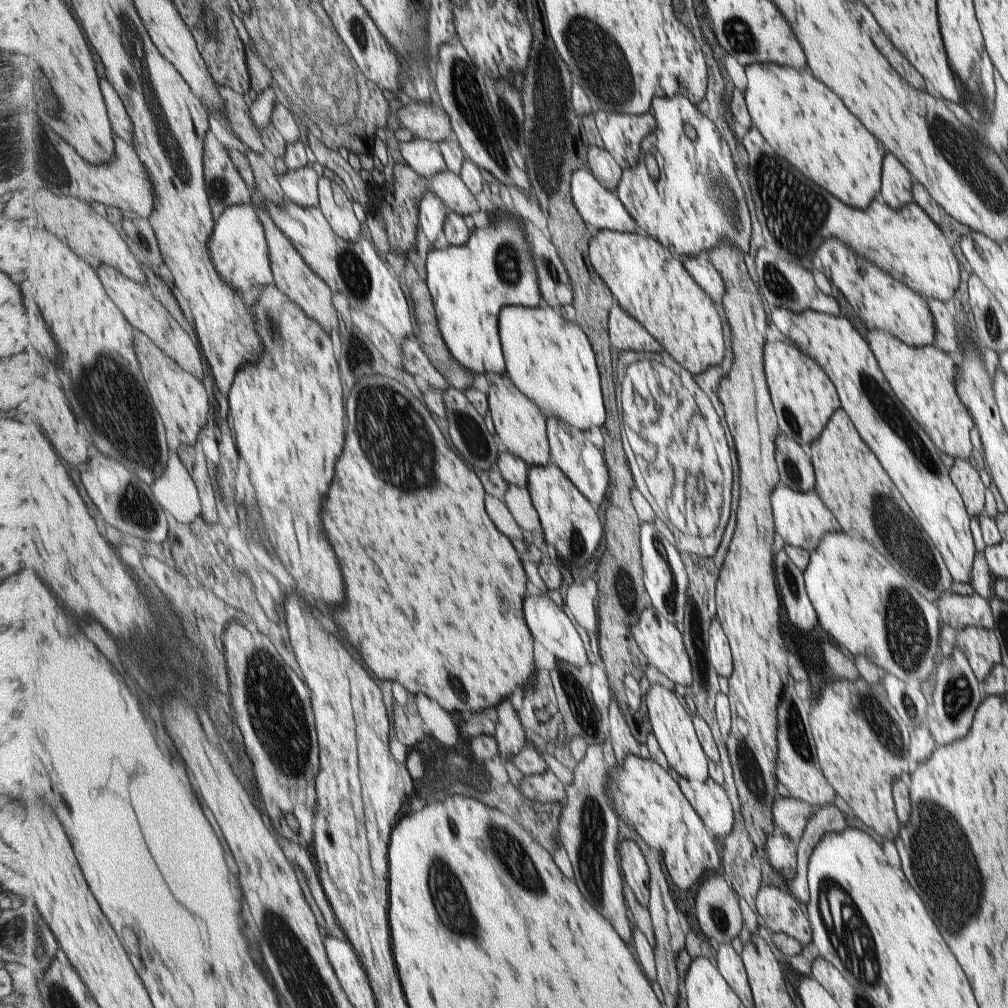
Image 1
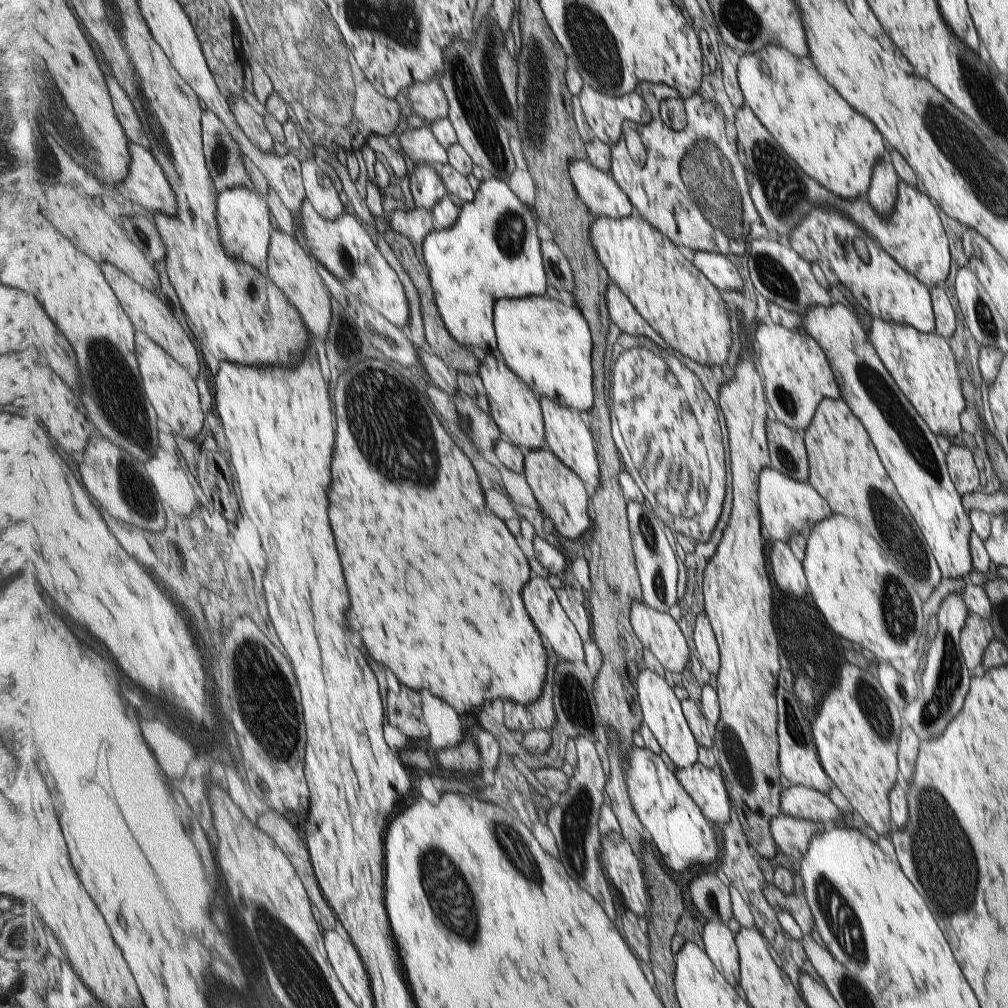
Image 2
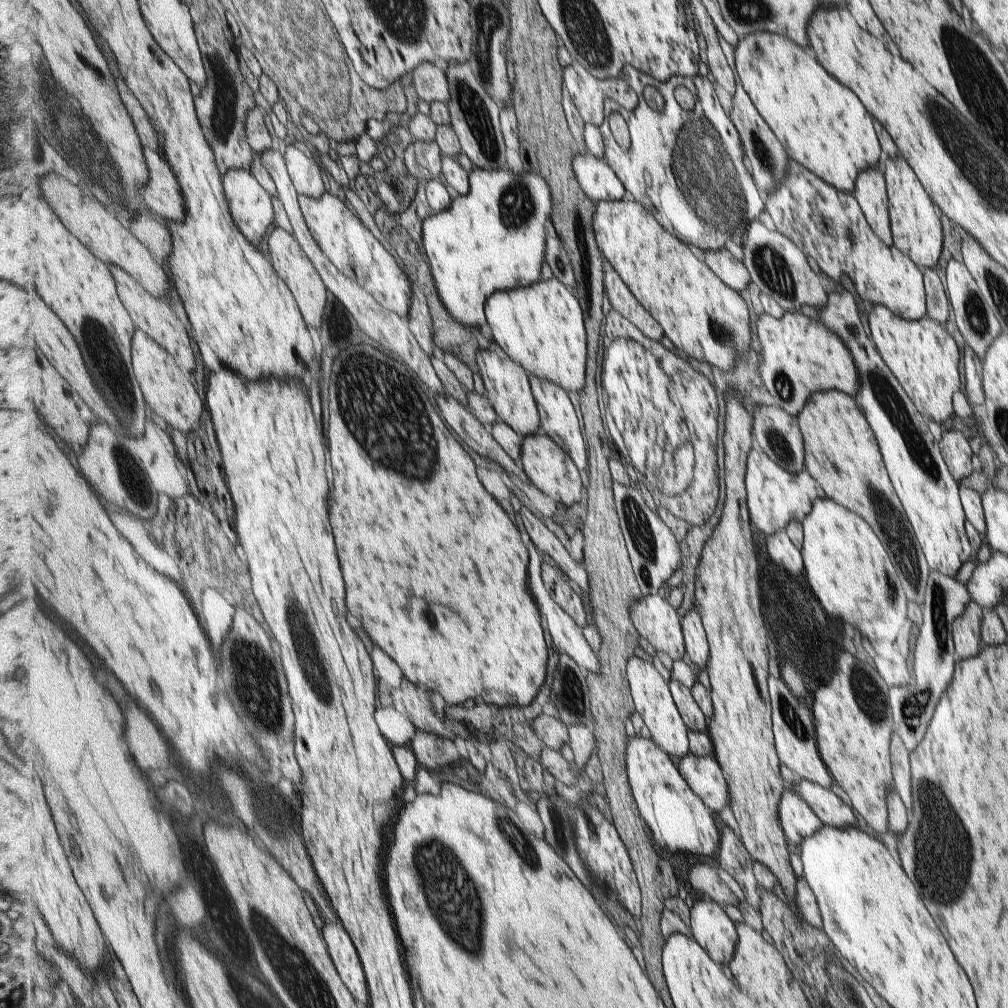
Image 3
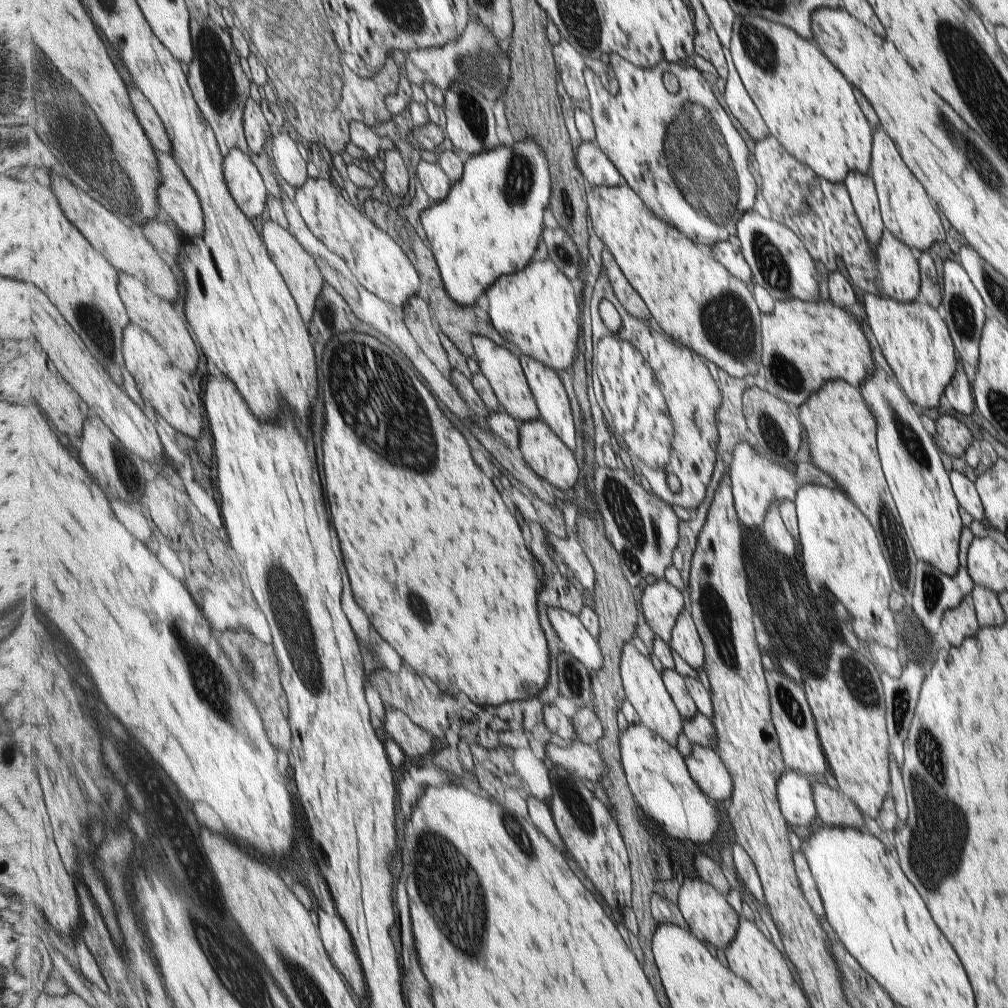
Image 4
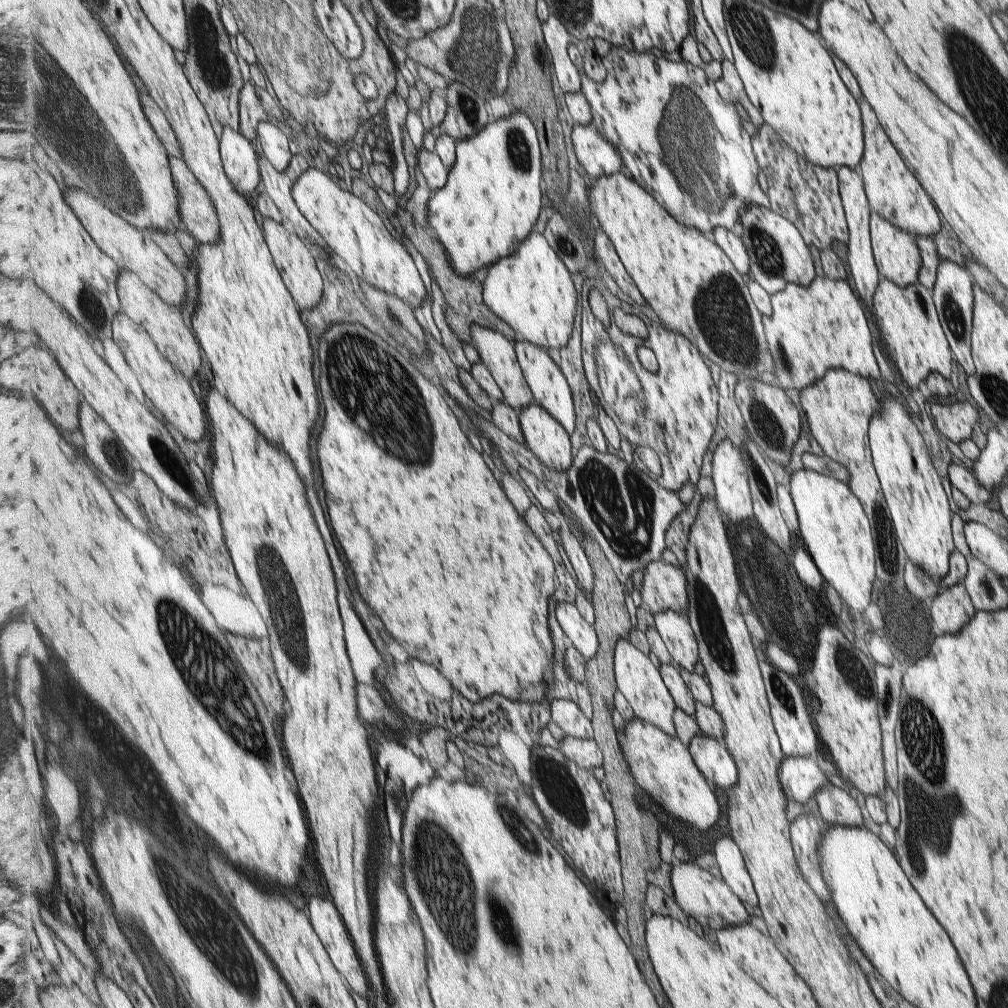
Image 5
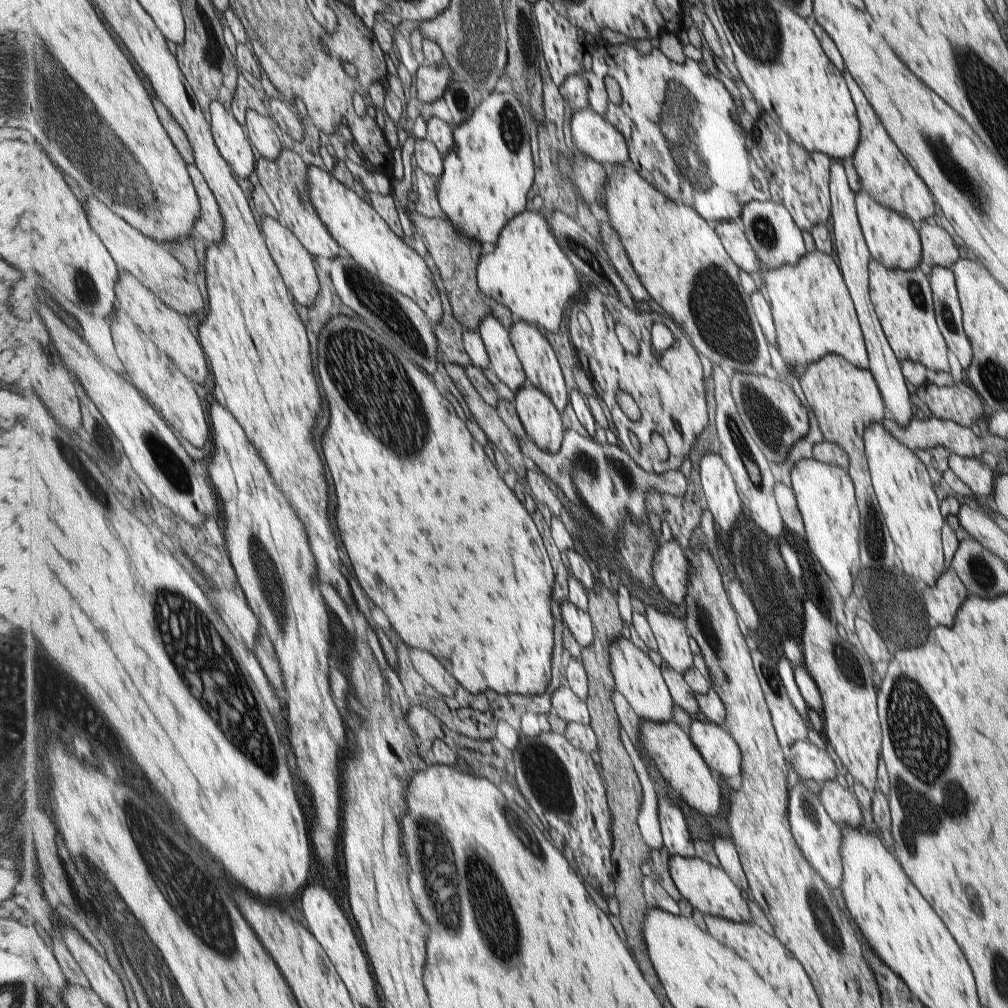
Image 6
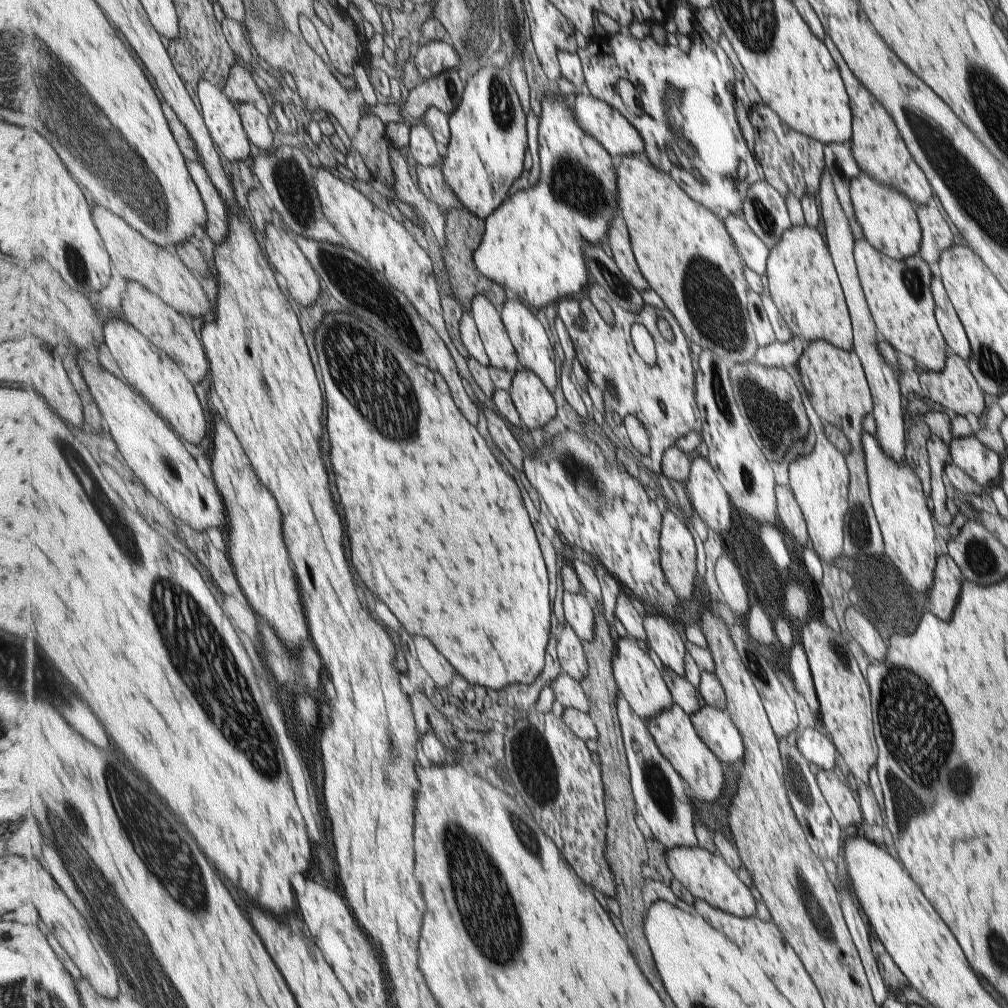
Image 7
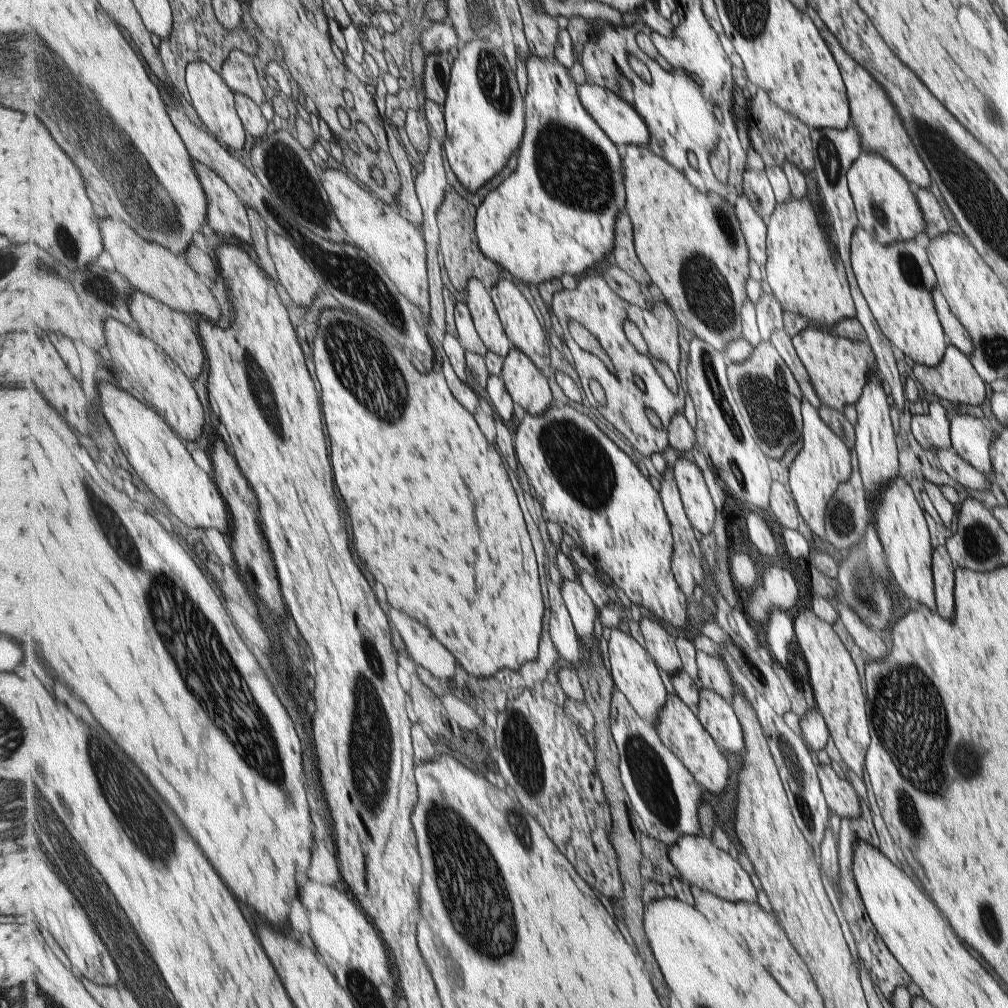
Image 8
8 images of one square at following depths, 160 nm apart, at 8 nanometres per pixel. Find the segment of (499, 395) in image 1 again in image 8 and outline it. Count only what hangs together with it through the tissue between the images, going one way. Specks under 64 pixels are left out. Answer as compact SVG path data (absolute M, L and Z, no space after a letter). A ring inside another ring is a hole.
M479 279L468 282L466 303L477 332L488 350L504 359L508 357L514 346L506 333L490 290Z

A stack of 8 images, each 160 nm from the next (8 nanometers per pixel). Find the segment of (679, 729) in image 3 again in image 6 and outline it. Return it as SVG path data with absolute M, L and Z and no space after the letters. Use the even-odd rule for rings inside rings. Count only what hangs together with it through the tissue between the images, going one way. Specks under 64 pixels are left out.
M627 638L616 639L610 651L612 658L612 671L616 680L616 690L621 692L635 709L635 712L644 720L655 721L656 723L670 723L674 720L676 702L671 698L671 689L667 688L668 681L661 668L655 666L655 662L635 646Z

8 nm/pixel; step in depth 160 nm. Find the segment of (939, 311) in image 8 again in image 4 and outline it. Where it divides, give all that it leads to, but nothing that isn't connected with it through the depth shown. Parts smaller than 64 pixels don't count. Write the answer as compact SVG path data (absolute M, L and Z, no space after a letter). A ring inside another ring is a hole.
M949 257L945 259L941 278L943 278L943 296L938 310L941 311L943 322L946 324L959 358L965 364L975 368L978 361L978 342L984 320L988 314L986 306L983 305L981 296L975 290L973 283L959 262Z

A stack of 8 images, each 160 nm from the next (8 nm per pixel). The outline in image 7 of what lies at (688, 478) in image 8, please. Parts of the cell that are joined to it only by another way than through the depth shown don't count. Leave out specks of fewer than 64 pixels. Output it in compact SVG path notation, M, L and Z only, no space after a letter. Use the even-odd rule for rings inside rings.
M692 455L689 480L684 487L687 488L691 508L695 509L707 528L725 534L731 516L729 497L705 457Z

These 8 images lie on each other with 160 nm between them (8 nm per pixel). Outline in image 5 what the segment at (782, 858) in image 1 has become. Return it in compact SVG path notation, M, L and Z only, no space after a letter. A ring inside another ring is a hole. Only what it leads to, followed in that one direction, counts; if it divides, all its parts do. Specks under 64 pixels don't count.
M785 757L781 767L780 784L789 800L802 806L827 781L811 757Z

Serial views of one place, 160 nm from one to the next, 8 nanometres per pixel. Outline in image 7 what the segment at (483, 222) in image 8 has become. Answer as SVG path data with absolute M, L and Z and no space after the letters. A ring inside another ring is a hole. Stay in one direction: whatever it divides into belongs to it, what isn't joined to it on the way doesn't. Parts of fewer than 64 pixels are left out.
M558 92L555 97L548 97L543 103L543 118L541 118L541 174L538 185L523 189L511 195L494 213L488 216L486 220L486 232L481 246L475 251L474 261L478 269L492 281L507 286L516 296L517 299L523 299L525 303L535 309L545 308L551 302L555 305L559 302L559 298L575 297L582 295L591 282L591 276L587 268L587 260L585 260L584 244L591 243L599 245L606 240L608 232L611 230L612 220L620 212L619 192L618 192L618 161L613 158L612 154L591 134L586 133L580 127L579 121L576 120L574 97L561 98Z

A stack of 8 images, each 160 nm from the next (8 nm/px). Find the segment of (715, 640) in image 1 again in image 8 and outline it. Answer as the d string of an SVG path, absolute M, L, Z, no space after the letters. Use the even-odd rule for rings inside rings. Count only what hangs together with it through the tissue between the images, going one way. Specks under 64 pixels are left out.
M652 616L641 618L639 626L650 655L662 670L670 676L681 672L684 664L676 643L677 637L671 636Z

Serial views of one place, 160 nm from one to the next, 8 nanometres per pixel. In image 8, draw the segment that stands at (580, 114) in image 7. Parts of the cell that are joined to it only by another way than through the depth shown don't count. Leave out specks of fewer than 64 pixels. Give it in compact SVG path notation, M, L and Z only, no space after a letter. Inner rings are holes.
M585 82L579 90L585 108L620 149L629 145L649 146L648 124L634 105L599 85Z

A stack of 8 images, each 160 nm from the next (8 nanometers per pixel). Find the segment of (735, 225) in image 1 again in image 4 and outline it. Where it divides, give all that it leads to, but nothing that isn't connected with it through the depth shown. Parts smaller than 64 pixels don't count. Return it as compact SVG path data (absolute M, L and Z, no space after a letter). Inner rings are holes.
M613 54L611 56L613 60L613 70L617 72L619 76L619 82L621 82L621 94L615 96L611 93L608 88L603 84L602 80L598 78L598 74L587 70L587 84L590 90L590 101L592 106L592 117L597 130L597 143L598 145L608 154L608 157L615 163L615 166L619 169L619 172L625 177L631 190L634 190L639 196L641 196L645 201L645 206L649 207L655 215L661 217L664 221L669 222L675 228L678 228L685 236L689 237L691 242L695 244L707 244L707 246L712 247L717 241L729 241L733 246L740 246L739 239L736 236L736 226L735 223L738 220L738 215L735 216L737 211L735 208L739 208L742 211L751 211L753 206L755 194L756 194L756 184L751 174L747 169L747 147L742 140L741 136L737 133L736 129L729 122L729 116L725 113L725 110L716 100L713 93L711 93L710 86L707 84L706 78L701 76L701 73L693 66L679 63L670 63L667 61L661 61L655 68L644 69L641 67L636 67L632 62L629 62L626 58L623 58L620 54ZM667 72L672 72L676 78L679 80L680 88L679 92L671 94L665 84L663 84L663 76ZM704 149L709 152L709 158L704 157L704 163L707 168L709 168L709 174L705 172L705 180L703 180L703 166L699 166L701 163L701 150L704 153Z

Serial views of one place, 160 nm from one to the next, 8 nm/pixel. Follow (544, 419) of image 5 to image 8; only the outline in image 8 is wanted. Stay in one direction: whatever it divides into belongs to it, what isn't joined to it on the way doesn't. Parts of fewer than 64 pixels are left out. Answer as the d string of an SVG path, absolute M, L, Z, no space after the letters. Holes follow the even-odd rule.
M513 347L505 358L502 377L514 402L526 413L542 415L555 405L544 372L523 351Z

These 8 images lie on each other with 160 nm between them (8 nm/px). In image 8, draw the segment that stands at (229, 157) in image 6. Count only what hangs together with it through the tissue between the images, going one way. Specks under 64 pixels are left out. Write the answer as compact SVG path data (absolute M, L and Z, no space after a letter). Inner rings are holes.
M195 61L189 64L186 70L186 79L192 96L191 103L210 133L223 146L243 150L245 148L246 128L244 127L244 121L241 120L240 113L236 109L236 95L224 77L217 74L217 71L208 62Z

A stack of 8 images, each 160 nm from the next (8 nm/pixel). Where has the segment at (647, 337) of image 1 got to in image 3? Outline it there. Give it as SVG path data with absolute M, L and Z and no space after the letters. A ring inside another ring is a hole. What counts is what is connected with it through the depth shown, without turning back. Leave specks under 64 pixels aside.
M604 261L606 294L615 311L630 320L643 334L659 342L667 336L659 321L635 298L631 289L613 268L613 265Z

